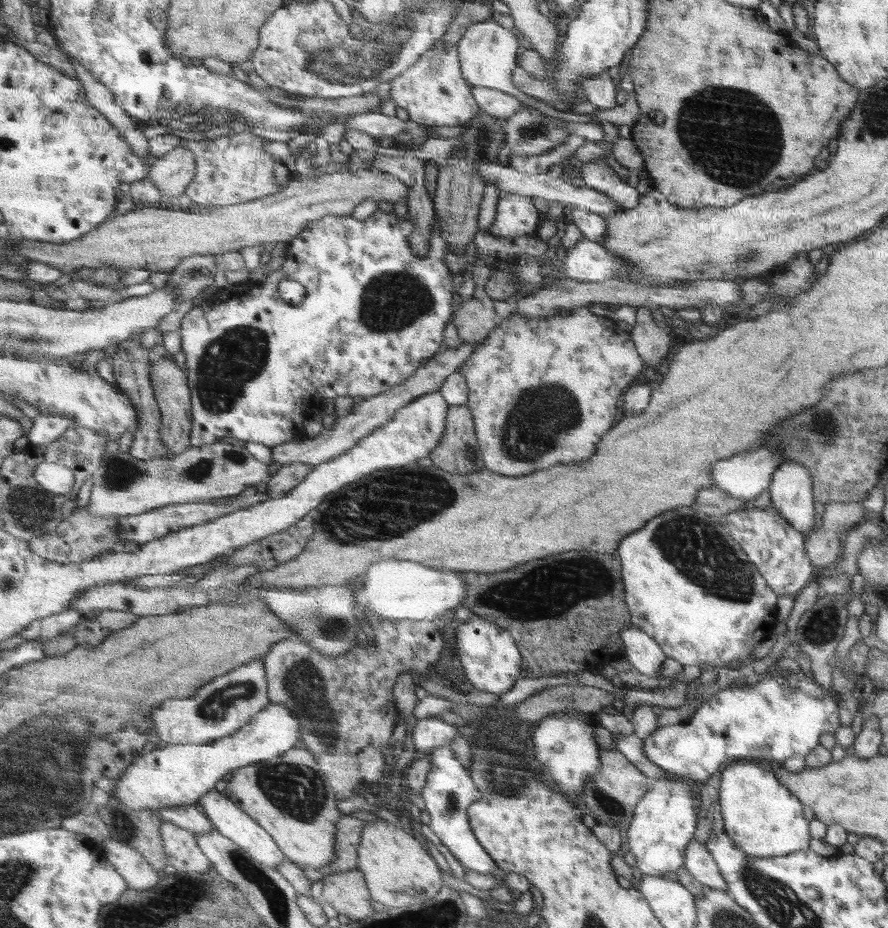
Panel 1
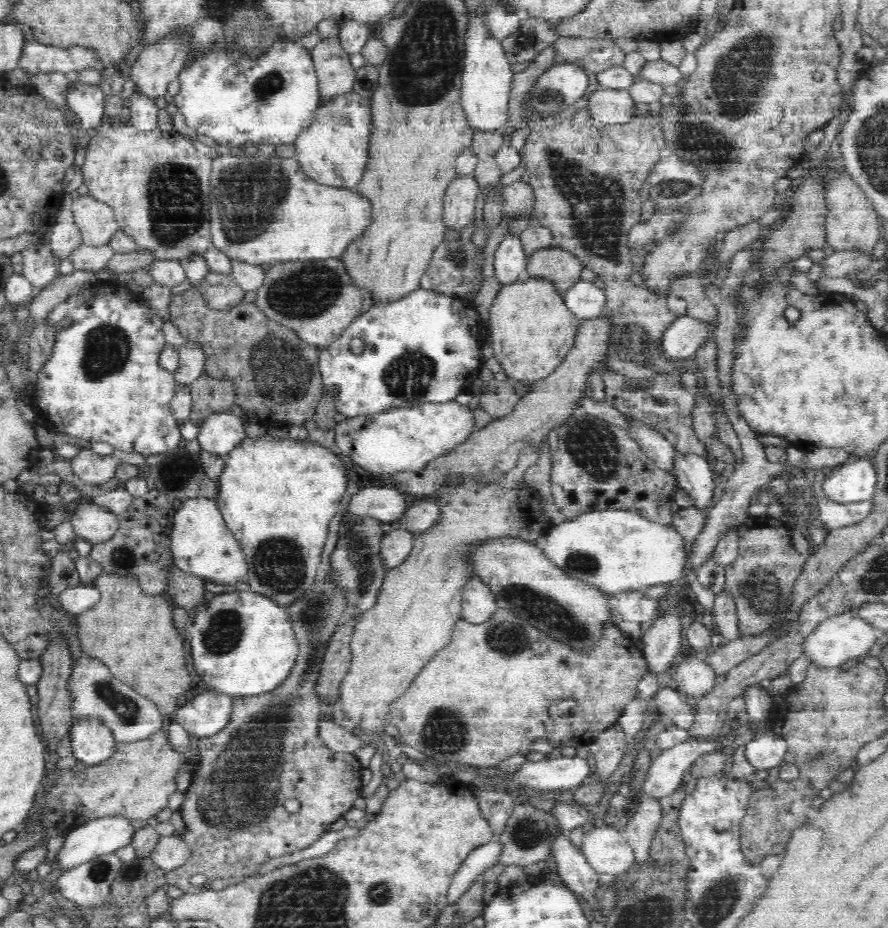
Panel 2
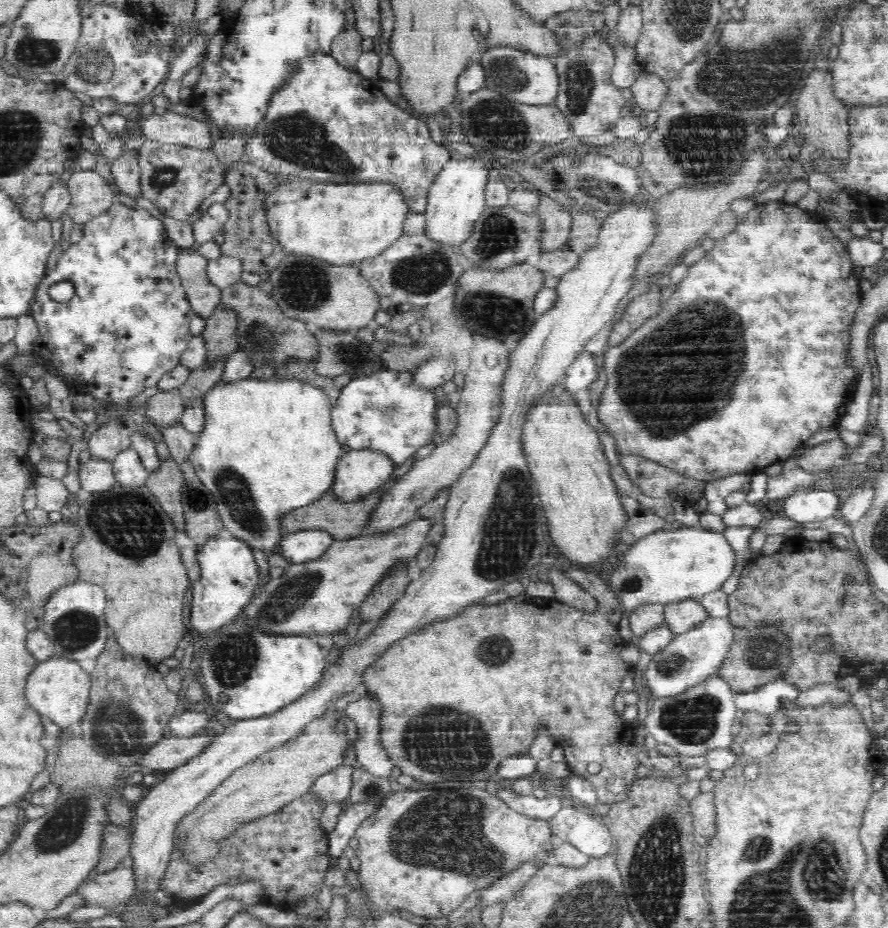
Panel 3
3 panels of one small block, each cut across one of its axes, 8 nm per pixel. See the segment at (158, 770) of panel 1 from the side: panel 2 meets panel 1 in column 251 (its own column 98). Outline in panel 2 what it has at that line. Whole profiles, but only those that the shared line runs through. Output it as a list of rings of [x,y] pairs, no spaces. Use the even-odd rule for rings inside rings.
[[[91,716],[82,720],[74,718],[69,736],[74,758],[90,767],[108,760],[117,744],[110,728]]]

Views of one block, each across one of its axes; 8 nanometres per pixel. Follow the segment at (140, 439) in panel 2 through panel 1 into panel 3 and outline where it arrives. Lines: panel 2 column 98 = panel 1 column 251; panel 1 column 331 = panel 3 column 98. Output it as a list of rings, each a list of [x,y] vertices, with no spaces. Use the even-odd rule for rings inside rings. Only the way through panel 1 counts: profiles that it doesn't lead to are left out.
[[[115,201],[106,212],[95,216],[88,223],[84,223],[82,227],[82,239],[69,246],[57,262],[56,268],[48,272],[38,284],[36,300],[30,307],[30,314],[36,320],[39,333],[35,338],[35,345],[31,354],[41,356],[48,368],[58,369],[64,373],[70,380],[69,384],[73,392],[90,394],[90,396],[94,396],[98,400],[106,400],[108,403],[126,403],[133,396],[144,392],[146,388],[157,386],[165,372],[170,372],[180,365],[180,355],[183,350],[186,350],[189,340],[193,337],[190,333],[190,320],[194,314],[191,311],[190,303],[186,300],[186,293],[177,273],[179,249],[174,242],[169,240],[163,223],[158,218],[152,216],[143,208],[137,208],[136,206],[130,208],[121,202]],[[63,280],[69,280],[74,284],[74,296],[68,302],[56,302],[48,295],[48,290],[50,290],[52,284]]]

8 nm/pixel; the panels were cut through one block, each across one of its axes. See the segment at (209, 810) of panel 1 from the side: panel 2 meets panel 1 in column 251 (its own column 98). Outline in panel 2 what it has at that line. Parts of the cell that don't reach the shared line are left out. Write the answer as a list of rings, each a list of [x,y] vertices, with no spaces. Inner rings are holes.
[[[124,815],[91,818],[66,834],[64,844],[62,844],[62,848],[60,848],[56,856],[56,868],[61,868],[63,873],[69,868],[84,864],[96,857],[117,851],[131,842],[132,836],[134,836],[137,829],[138,825],[130,821],[128,817],[124,817]]]

